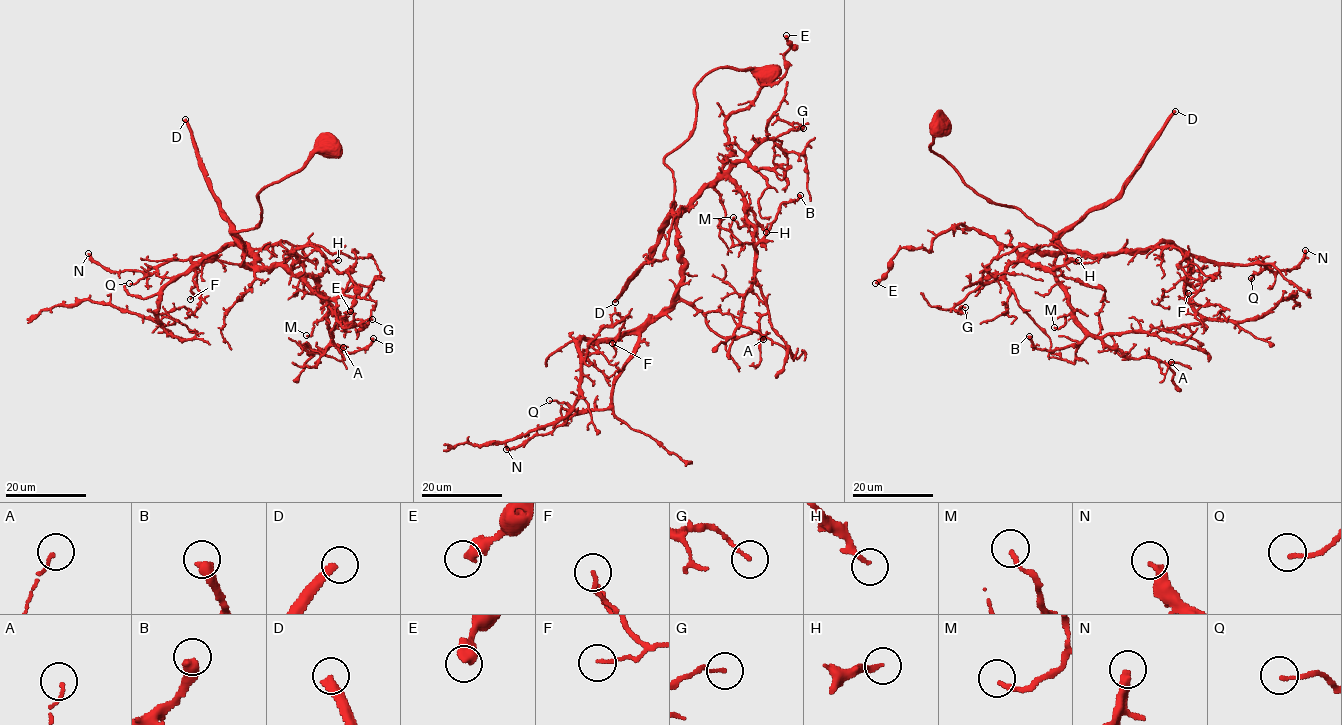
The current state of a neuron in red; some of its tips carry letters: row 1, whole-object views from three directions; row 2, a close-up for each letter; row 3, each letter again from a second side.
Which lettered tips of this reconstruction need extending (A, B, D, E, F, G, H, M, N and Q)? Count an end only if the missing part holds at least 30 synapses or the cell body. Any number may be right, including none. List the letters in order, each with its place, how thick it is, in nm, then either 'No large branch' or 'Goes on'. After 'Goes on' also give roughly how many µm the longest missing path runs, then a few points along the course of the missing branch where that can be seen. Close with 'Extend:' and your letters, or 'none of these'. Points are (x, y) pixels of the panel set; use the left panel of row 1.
A: Place: (343, 347). Thickness 110 nm. No large branch
B: Place: (373, 338). Thickness 480 nm. No large branch
D: Place: (185, 119). Thickness 360 nm. Goes on. Missing length about 300 µm
E: Place: (350, 311). Thickness 440 nm. No large branch
F: Place: (190, 299). Thickness 140 nm. No large branch
G: Place: (372, 319). Thickness 130 nm. No large branch
H: Place: (338, 260). Thickness 140 nm. Goes on. Missing length about 30 µm. Course of what is missing: (338, 260), (348, 244), (354, 243), (369, 263), (387, 271), (391, 266)
M: Place: (306, 335). Thickness 150 nm. No large branch
N: Place: (88, 253). Thickness 320 nm. No large branch
Q: Place: (129, 283). Thickness 150 nm. No large branch
Extend: D, H

